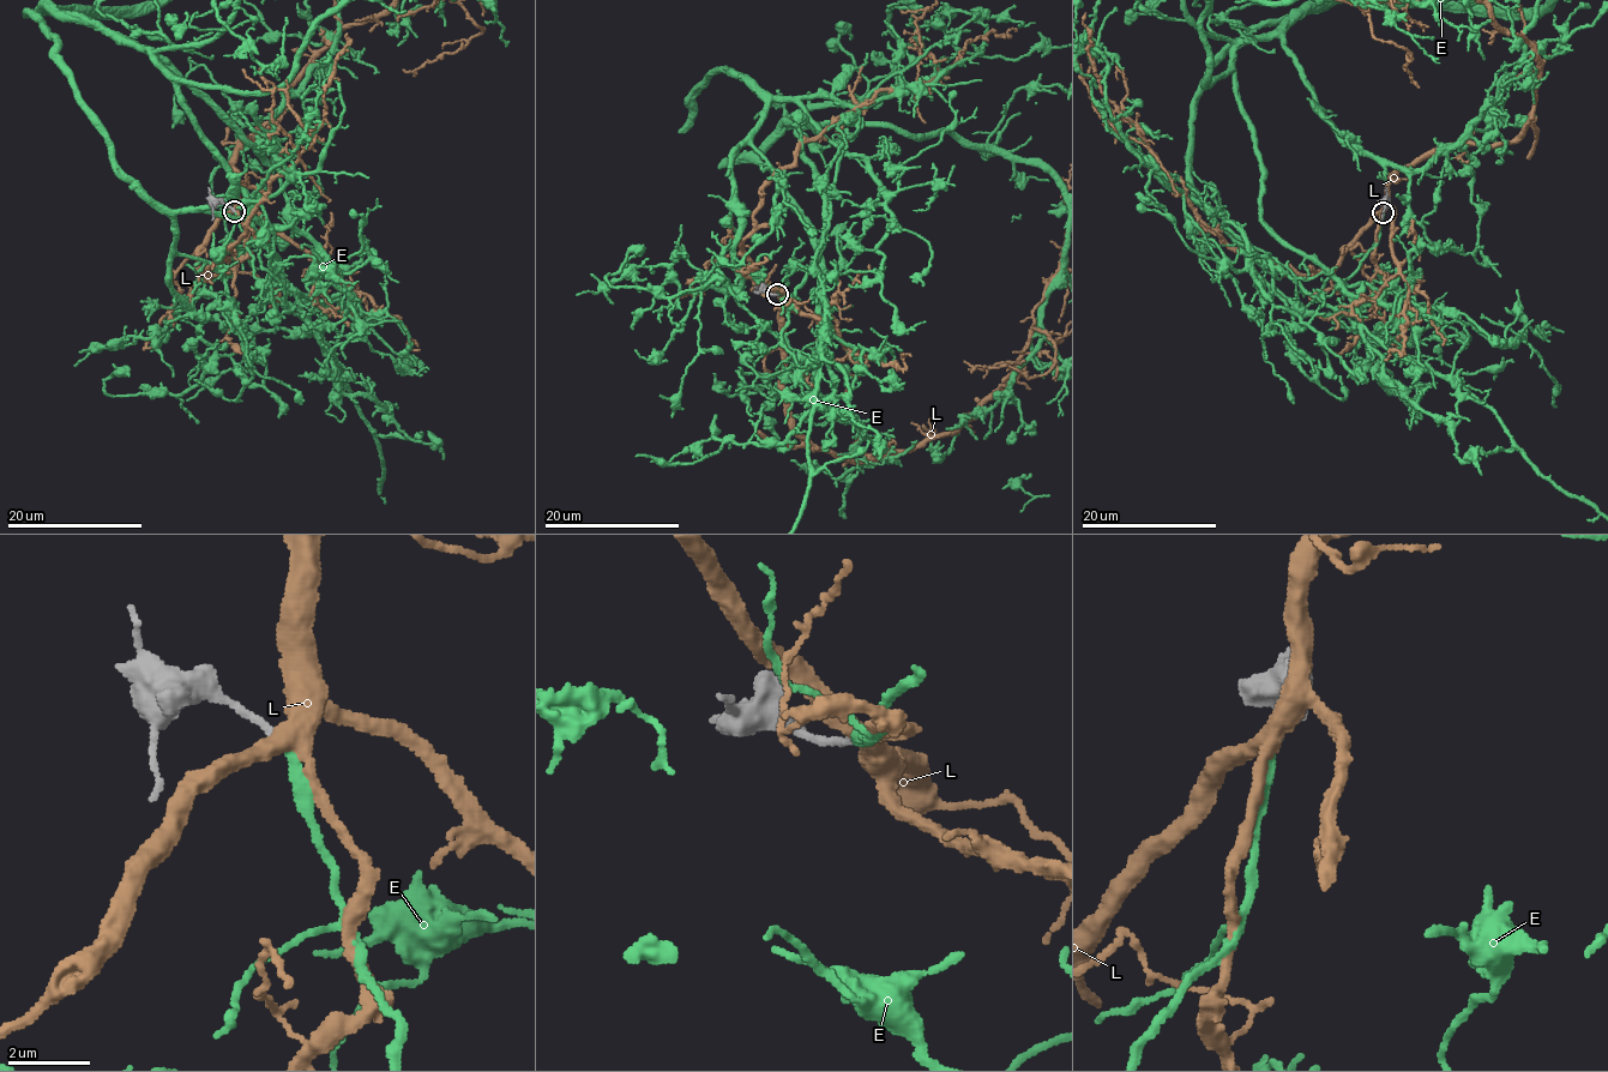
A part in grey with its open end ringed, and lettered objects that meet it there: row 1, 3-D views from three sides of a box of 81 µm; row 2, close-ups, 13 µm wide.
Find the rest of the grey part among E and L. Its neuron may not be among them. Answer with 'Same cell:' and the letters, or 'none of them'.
Same cell: E

